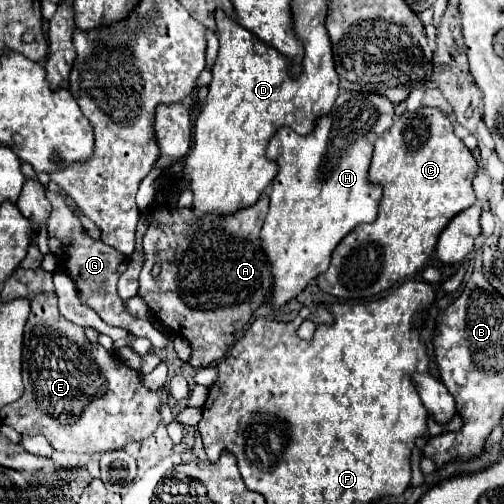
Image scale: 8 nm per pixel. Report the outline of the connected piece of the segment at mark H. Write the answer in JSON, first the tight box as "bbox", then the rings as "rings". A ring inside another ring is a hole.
{"bbox":[260,91,394,309],"rings":[[[340,91],[334,109],[330,115],[318,119],[314,133],[300,137],[292,129],[280,129],[278,135],[270,141],[266,149],[266,157],[276,161],[278,173],[272,181],[270,193],[270,211],[260,229],[260,245],[266,253],[266,259],[272,267],[272,295],[268,303],[274,309],[284,307],[298,293],[306,289],[306,285],[324,273],[330,265],[330,255],[334,247],[346,237],[356,225],[372,223],[378,215],[378,203],[382,199],[380,185],[372,185],[368,181],[368,167],[374,151],[374,141],[392,127],[394,121],[394,105],[380,95],[356,95],[348,91]]]}

